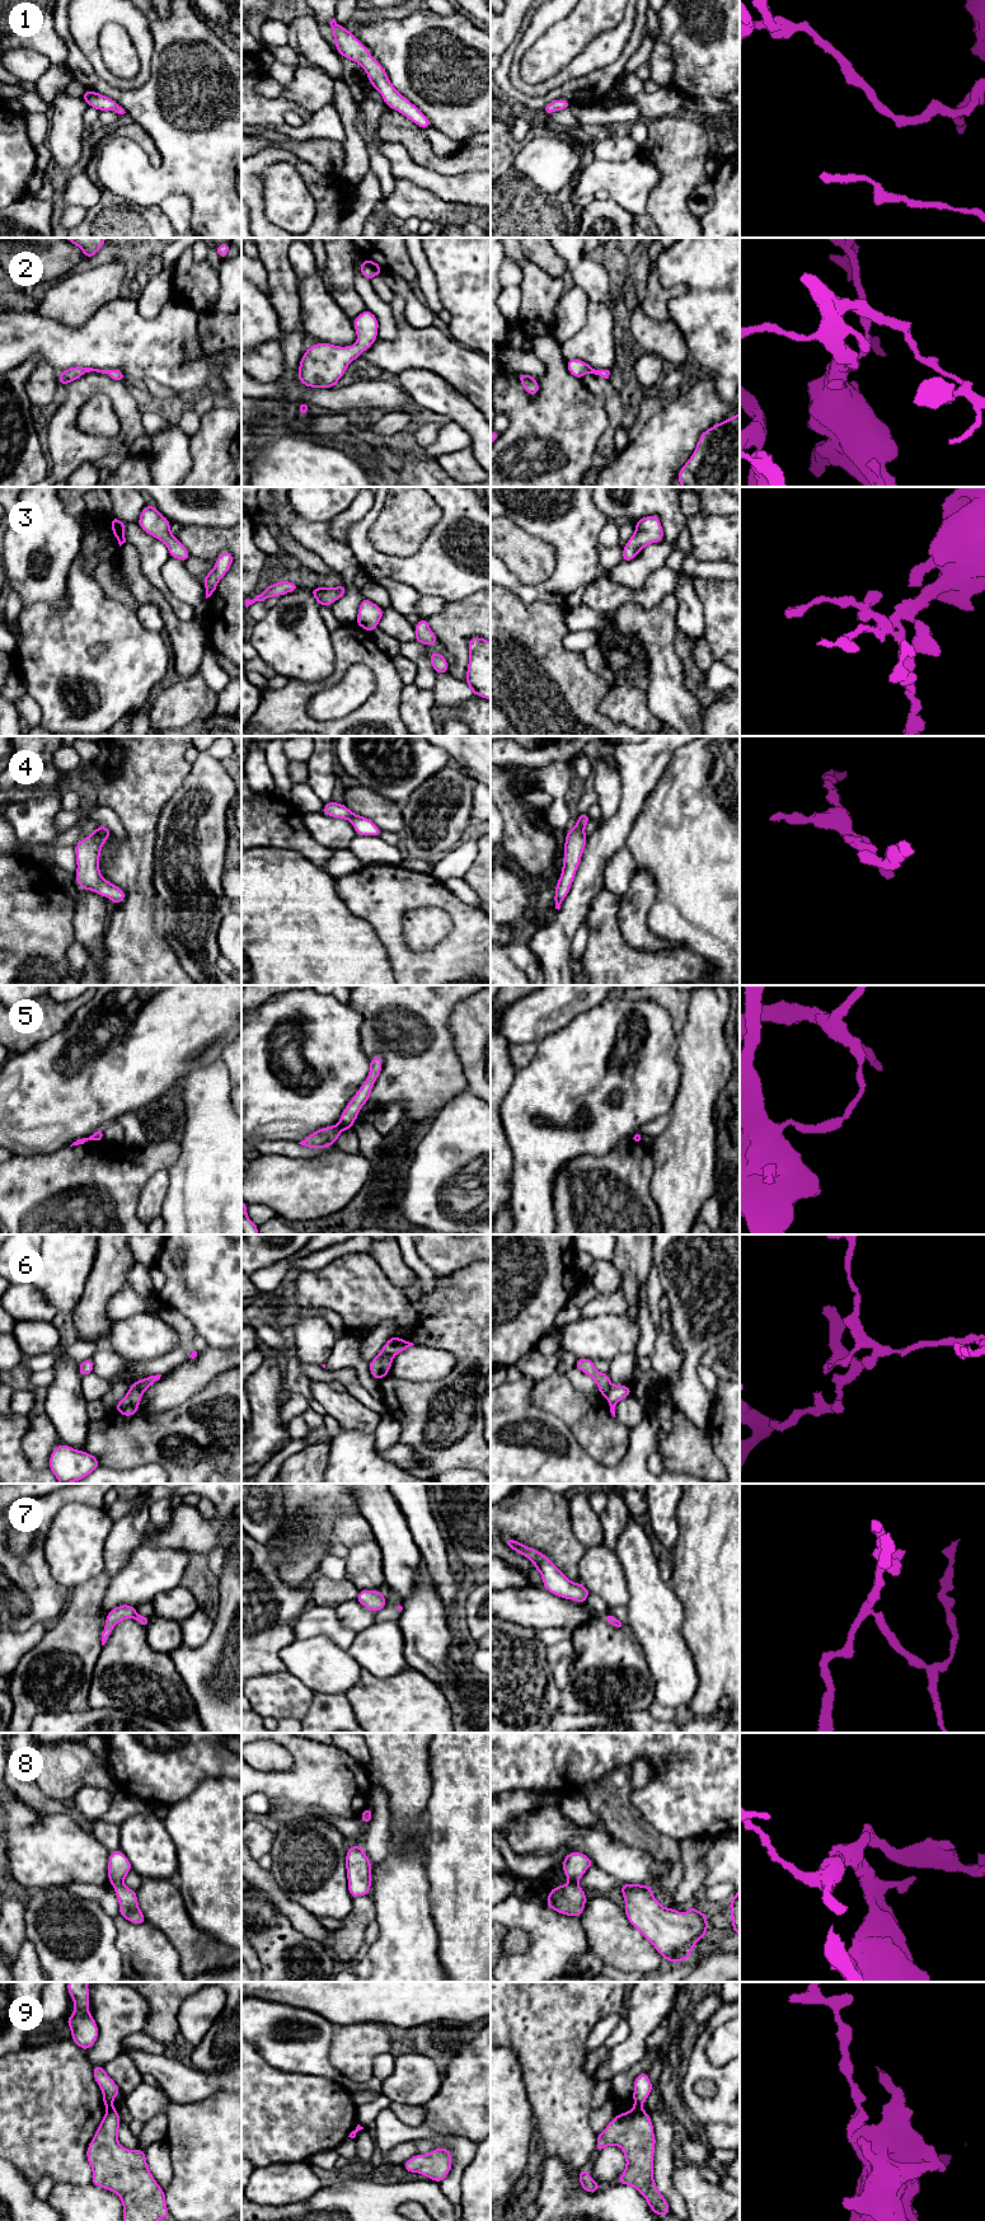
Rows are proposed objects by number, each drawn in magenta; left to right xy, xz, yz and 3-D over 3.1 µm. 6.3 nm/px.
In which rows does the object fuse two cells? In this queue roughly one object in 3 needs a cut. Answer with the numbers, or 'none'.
5, 6, 7, 8, 9

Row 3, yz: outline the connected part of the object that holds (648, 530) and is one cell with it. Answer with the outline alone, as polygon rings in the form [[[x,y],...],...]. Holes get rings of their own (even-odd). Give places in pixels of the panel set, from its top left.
[[[649,515],[634,523],[637,529],[627,542],[627,545],[622,548],[623,562],[634,559],[648,544],[663,542],[663,530],[657,515]]]

